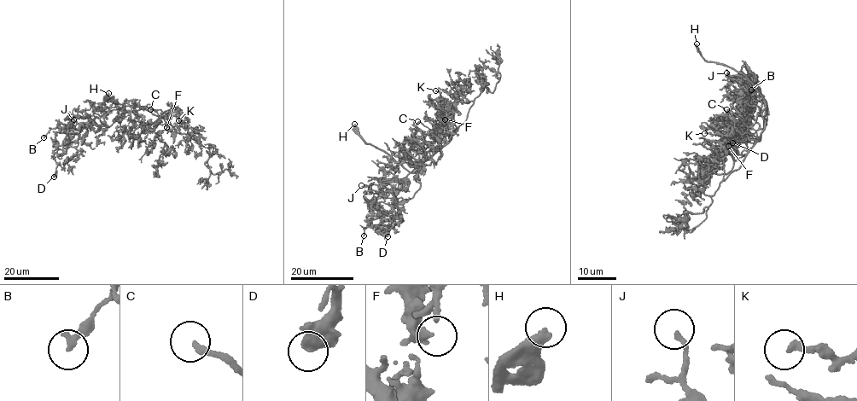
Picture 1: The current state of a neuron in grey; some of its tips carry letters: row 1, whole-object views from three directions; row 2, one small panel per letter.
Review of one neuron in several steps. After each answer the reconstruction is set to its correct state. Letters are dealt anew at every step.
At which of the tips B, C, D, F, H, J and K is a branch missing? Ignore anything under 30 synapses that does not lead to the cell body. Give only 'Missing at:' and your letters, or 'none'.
Missing at: C, H

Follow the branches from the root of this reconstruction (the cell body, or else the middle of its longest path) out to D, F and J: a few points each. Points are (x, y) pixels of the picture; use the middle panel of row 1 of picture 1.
D: (424, 161), (416, 173), (419, 188), (398, 203), (404, 221), (379, 231), (382, 235), (385, 230), (387, 236)
F: (424, 161), (450, 138), (447, 113), (434, 105), (445, 119)
J: (424, 161), (404, 177), (402, 183), (396, 183), (391, 188), (381, 183), (361, 185)

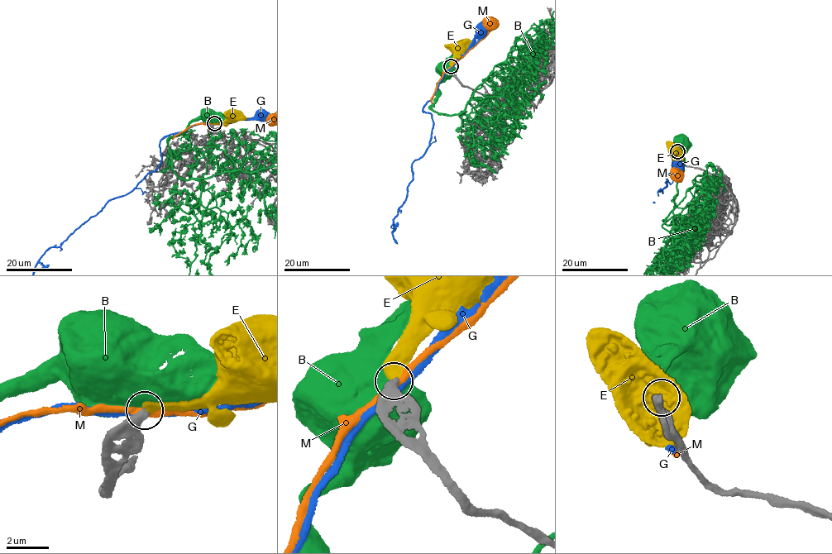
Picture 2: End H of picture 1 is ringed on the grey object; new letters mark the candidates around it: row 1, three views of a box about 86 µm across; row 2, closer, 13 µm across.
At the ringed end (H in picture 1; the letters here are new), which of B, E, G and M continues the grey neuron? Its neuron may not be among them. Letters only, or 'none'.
E

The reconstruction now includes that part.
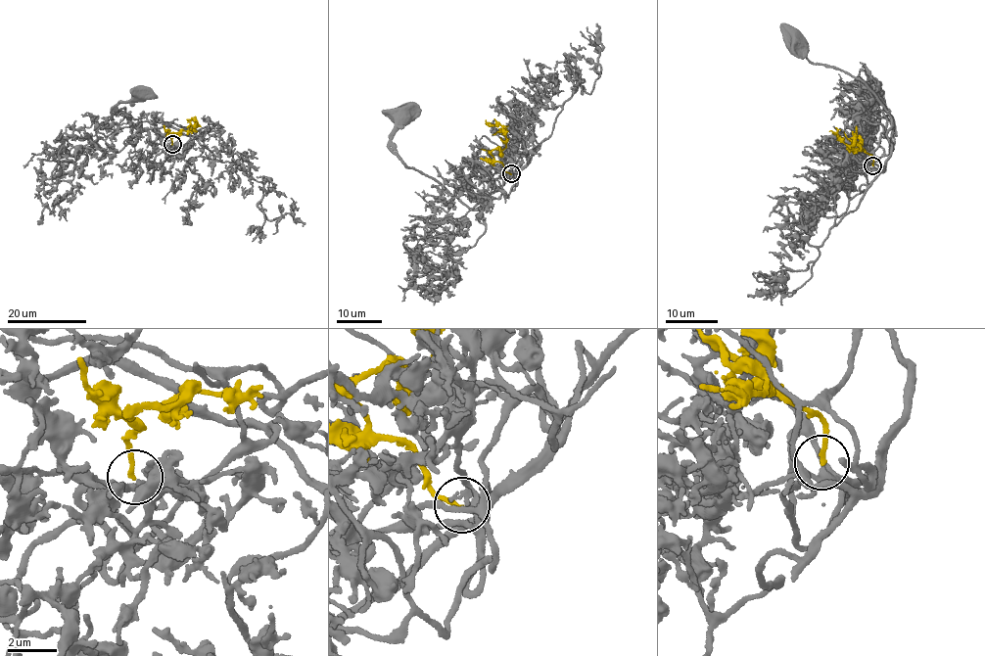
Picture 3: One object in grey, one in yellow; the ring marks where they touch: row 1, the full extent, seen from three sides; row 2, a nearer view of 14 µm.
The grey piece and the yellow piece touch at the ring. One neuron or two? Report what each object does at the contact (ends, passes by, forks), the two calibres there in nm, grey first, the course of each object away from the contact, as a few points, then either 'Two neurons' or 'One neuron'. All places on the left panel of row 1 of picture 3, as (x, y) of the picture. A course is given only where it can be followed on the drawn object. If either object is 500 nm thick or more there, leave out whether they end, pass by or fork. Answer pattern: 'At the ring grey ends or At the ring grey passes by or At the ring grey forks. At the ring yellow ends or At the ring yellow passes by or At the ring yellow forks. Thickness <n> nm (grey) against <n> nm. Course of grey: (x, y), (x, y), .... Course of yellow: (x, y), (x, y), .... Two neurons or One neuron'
At the ring grey forks. At the ring yellow ends. Thickness 280 nm (grey) against 190 nm. Course of grey: (172, 145), (149, 141), (149, 133), (128, 120), (123, 107), (112, 118), (116, 106), (142, 93). Course of yellow: (172, 144), (171, 134), (191, 130), (198, 125), (191, 119), (186, 119). One neuron

